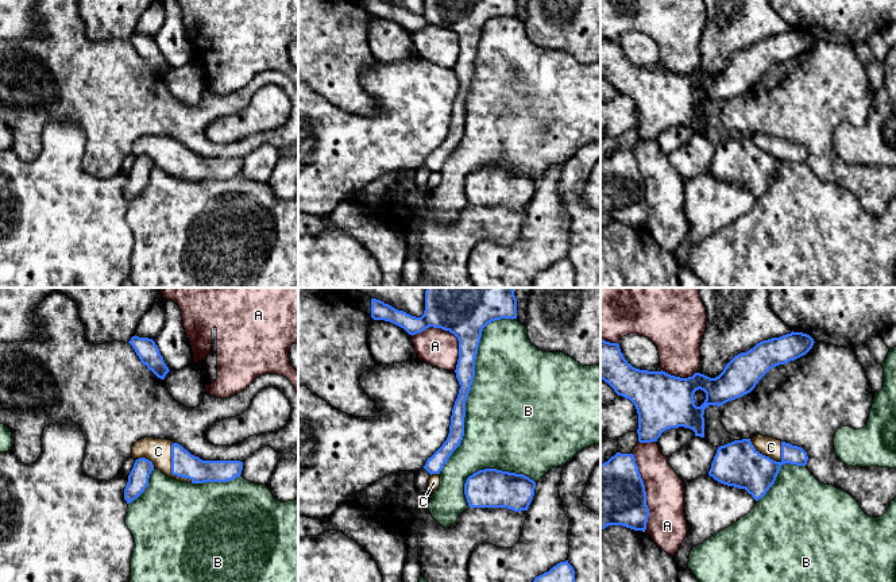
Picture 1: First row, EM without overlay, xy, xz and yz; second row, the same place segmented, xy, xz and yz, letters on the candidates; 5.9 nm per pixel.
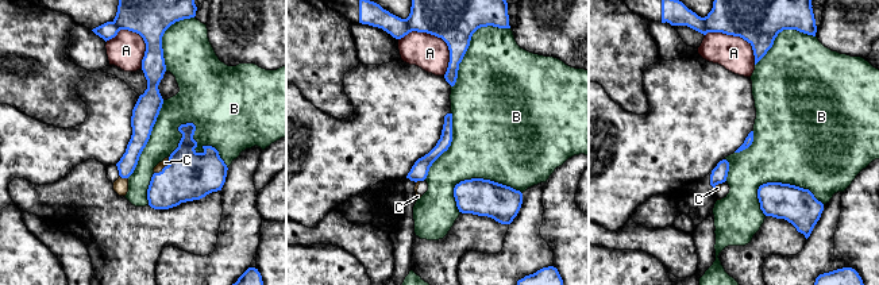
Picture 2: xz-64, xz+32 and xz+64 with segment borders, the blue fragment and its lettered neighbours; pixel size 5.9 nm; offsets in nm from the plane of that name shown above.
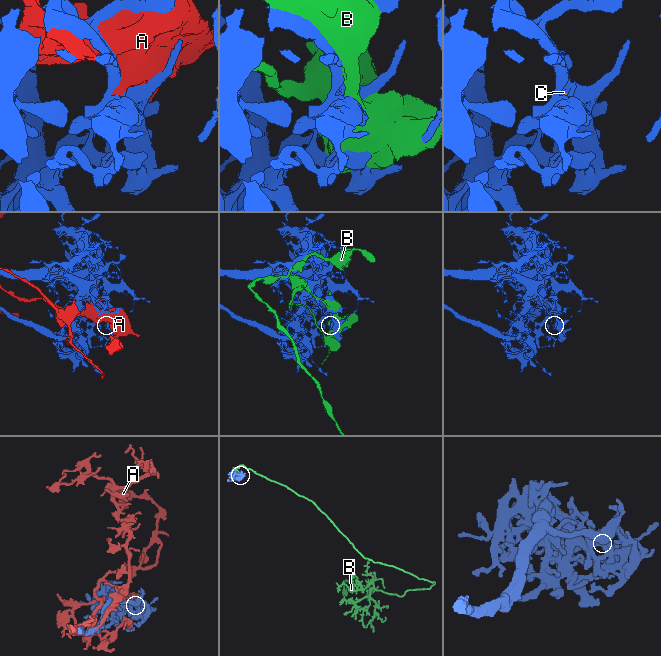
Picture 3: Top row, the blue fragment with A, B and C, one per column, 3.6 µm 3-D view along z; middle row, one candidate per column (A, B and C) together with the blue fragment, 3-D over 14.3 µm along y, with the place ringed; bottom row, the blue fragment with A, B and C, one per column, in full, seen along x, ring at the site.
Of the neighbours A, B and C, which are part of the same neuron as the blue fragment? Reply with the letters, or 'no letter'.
C

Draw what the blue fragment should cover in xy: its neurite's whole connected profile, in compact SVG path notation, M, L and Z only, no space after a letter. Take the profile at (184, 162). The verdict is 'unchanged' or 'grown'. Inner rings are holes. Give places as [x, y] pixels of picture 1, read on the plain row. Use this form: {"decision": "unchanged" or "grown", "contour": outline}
{"decision": "grown", "contour": "M140 136L134 142L131 154L135 161L124 186L127 201L144 189L154 166L188 181L228 180L240 174L243 167L240 158L202 158L167 136Z"}

